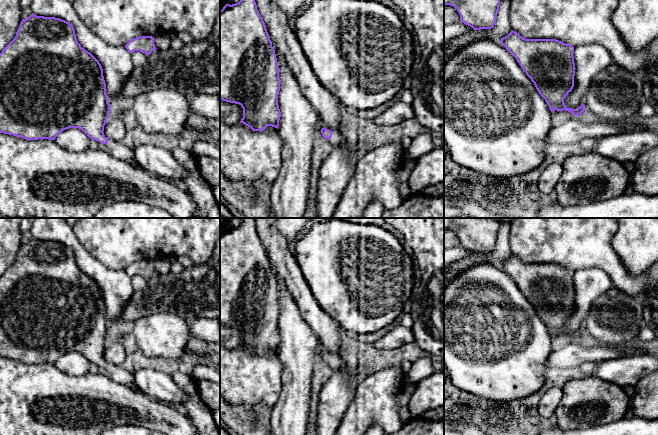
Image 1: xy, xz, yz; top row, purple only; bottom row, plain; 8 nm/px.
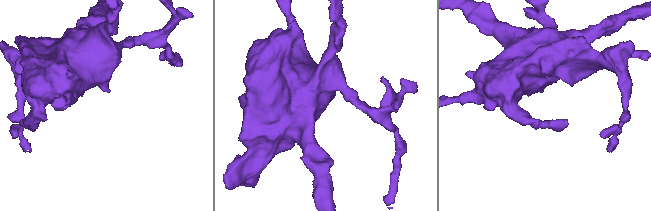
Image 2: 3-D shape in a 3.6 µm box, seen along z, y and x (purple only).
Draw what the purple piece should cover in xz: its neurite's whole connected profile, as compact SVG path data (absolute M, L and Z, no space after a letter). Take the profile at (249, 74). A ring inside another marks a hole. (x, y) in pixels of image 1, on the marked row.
M255 0L226 4L220 10L220 100L239 104L243 108L240 123L253 131L267 126L278 129L279 72L275 50Z

